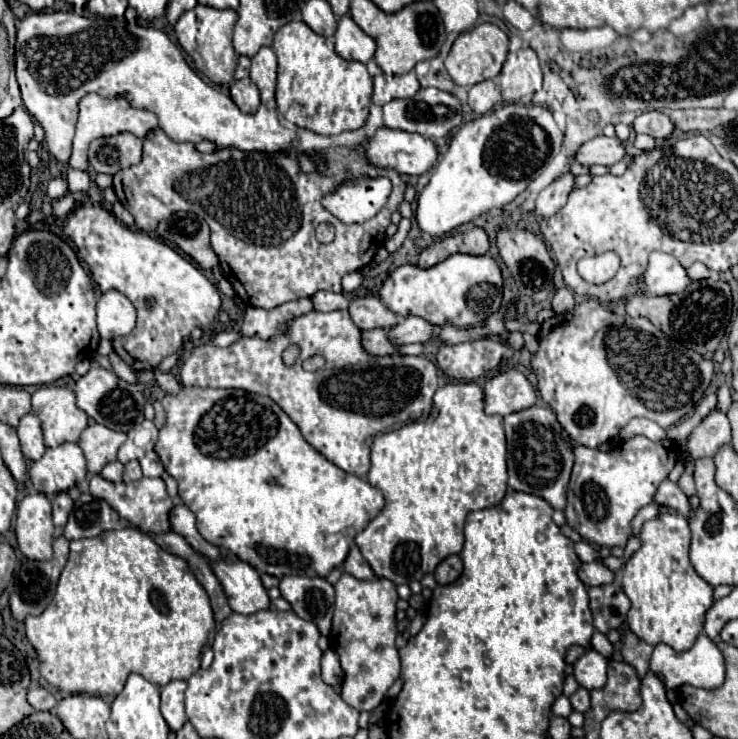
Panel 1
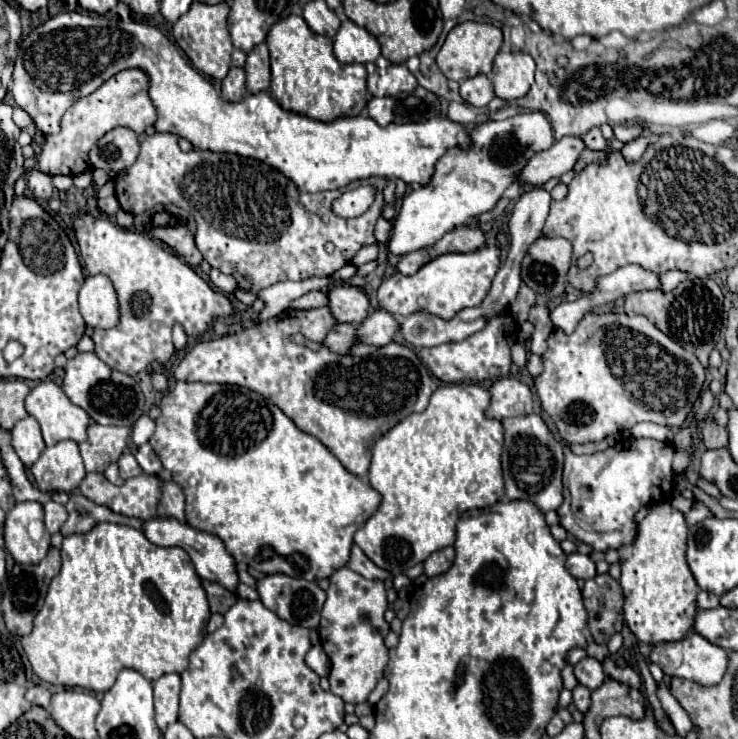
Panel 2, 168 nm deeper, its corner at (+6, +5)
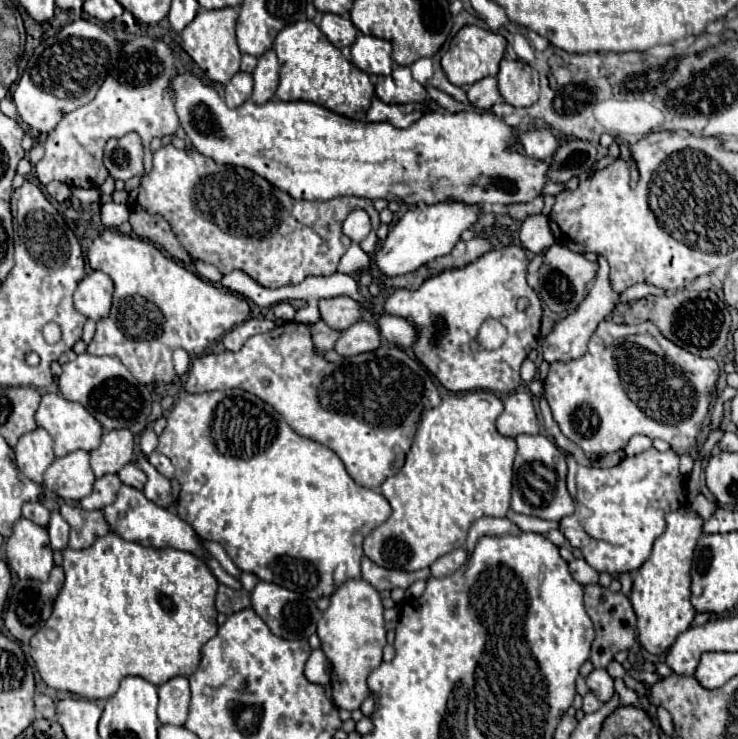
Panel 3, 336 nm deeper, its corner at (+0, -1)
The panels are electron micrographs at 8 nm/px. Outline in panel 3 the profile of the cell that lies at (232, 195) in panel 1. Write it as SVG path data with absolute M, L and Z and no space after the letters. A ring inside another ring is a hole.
M172 144L154 152L152 172L140 180L136 204L150 214L162 214L192 258L216 266L222 274L230 274L236 268L244 270L266 288L298 284L308 276L332 274L342 252L350 248L350 238L340 232L340 222L344 222L352 210L364 208L372 218L372 232L360 242L360 248L364 248L366 254L374 254L378 242L376 230L380 226L372 200L354 196L334 198L334 202L328 204L326 244L326 238L300 224L280 206L274 186L262 176L240 166L216 164L194 148L178 150Z

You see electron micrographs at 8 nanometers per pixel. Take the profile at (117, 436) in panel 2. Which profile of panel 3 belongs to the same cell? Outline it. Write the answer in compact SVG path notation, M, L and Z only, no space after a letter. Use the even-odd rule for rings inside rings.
M110 430L104 432L100 448L90 452L90 466L96 478L106 474L116 474L122 466L132 462L134 456L134 436L130 430Z

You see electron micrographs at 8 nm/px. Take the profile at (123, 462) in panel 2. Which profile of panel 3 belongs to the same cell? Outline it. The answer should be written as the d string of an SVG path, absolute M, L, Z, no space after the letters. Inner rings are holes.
M132 462L126 464L126 466L118 472L118 476L120 476L122 484L132 486L132 488L136 488L136 490L142 490L144 484L146 484L146 474L144 474L138 466L134 466Z

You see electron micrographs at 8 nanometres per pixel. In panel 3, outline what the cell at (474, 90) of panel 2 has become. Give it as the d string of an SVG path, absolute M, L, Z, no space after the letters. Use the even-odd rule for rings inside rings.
M482 78L472 84L468 88L468 100L480 110L490 110L496 102L502 102L496 78Z

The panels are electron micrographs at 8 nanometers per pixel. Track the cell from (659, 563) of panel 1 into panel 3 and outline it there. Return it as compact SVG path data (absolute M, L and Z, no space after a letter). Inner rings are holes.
M682 506L666 516L666 532L654 540L650 558L636 570L630 602L638 620L638 640L650 654L664 654L674 640L688 630L696 616L690 604L690 566L704 520L690 508Z

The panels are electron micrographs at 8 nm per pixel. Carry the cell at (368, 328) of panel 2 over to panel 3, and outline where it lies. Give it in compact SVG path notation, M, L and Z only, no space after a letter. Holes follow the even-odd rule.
M366 320L352 324L348 330L340 332L340 338L334 344L334 352L340 356L356 356L362 352L372 352L380 346L378 328Z

